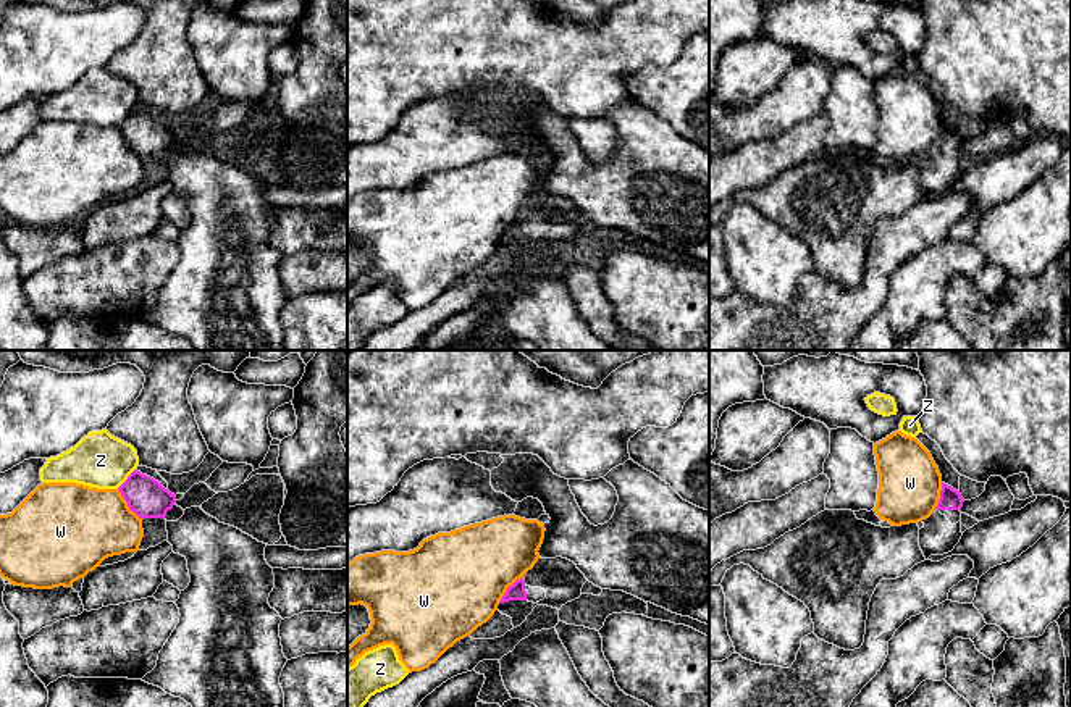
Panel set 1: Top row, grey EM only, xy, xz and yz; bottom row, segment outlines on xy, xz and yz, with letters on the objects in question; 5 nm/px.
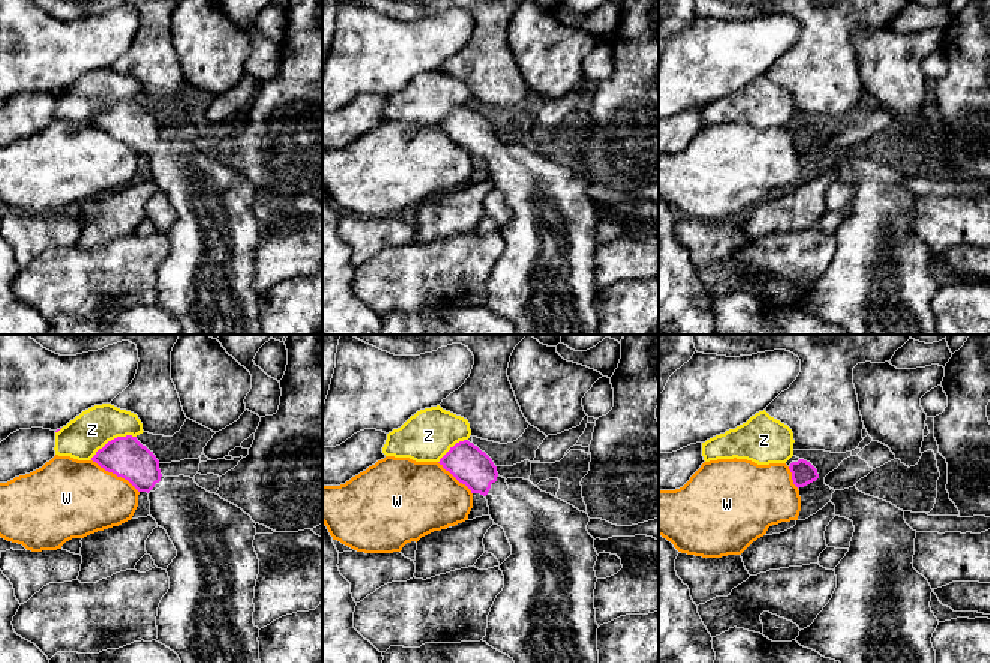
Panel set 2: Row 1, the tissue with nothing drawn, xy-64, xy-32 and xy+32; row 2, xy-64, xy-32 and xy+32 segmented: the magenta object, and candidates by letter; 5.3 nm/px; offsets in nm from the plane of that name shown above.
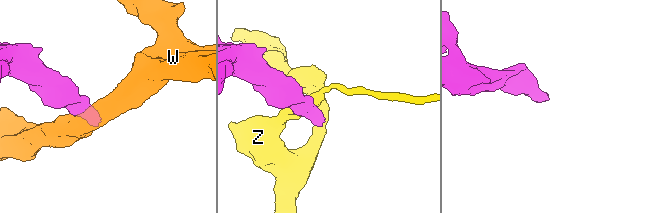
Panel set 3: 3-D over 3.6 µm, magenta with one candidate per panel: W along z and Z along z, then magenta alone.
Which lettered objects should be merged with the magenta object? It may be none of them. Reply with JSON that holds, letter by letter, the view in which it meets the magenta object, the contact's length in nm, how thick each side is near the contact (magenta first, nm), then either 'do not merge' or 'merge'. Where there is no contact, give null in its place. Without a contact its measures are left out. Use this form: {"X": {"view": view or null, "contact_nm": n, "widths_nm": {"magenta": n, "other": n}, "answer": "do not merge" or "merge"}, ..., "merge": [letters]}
{"W": {"view": "xy", "contact_nm": 200, "widths_nm": {"magenta": 190, "other": 400}, "answer": "do not merge"}, "Z": {"view": "xy", "contact_nm": 140, "widths_nm": {"magenta": 190, "other": 280}, "answer": "do not merge"}, "merge": []}

